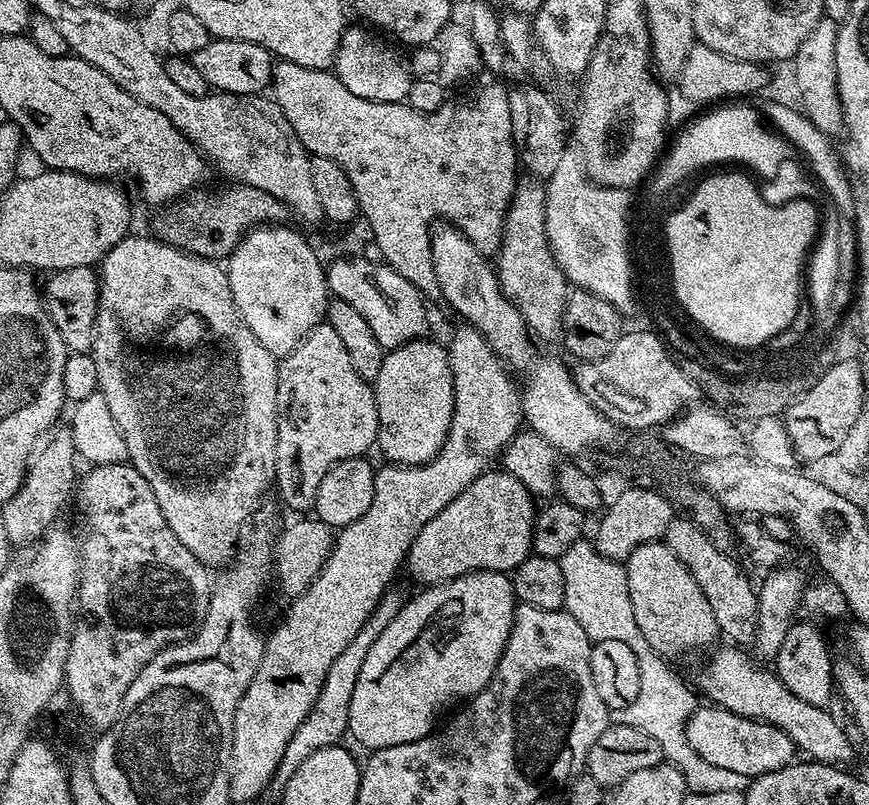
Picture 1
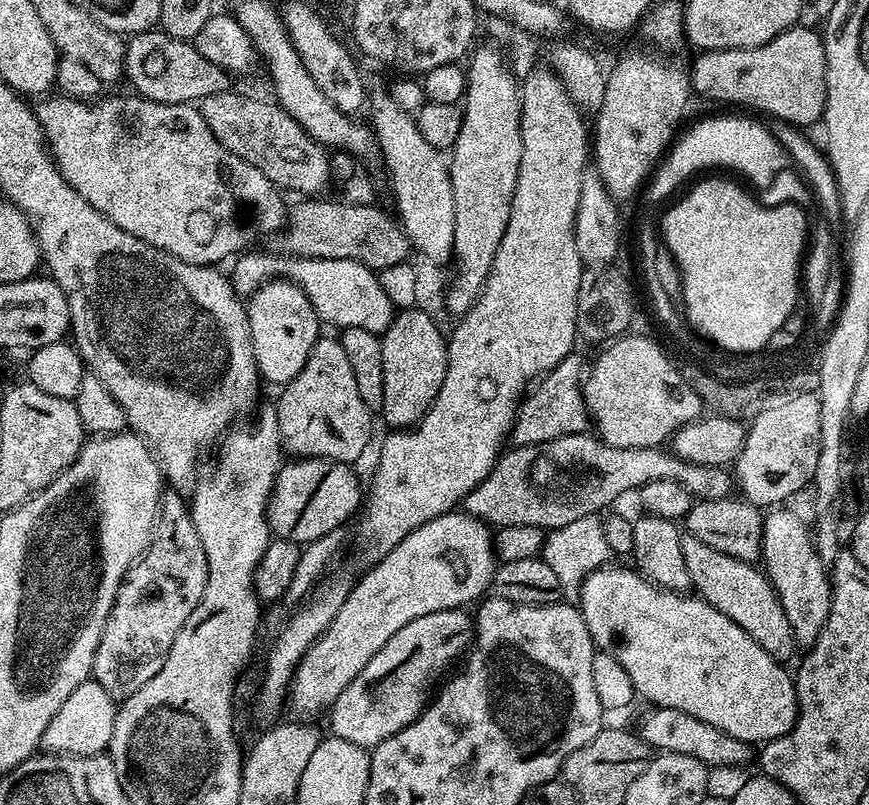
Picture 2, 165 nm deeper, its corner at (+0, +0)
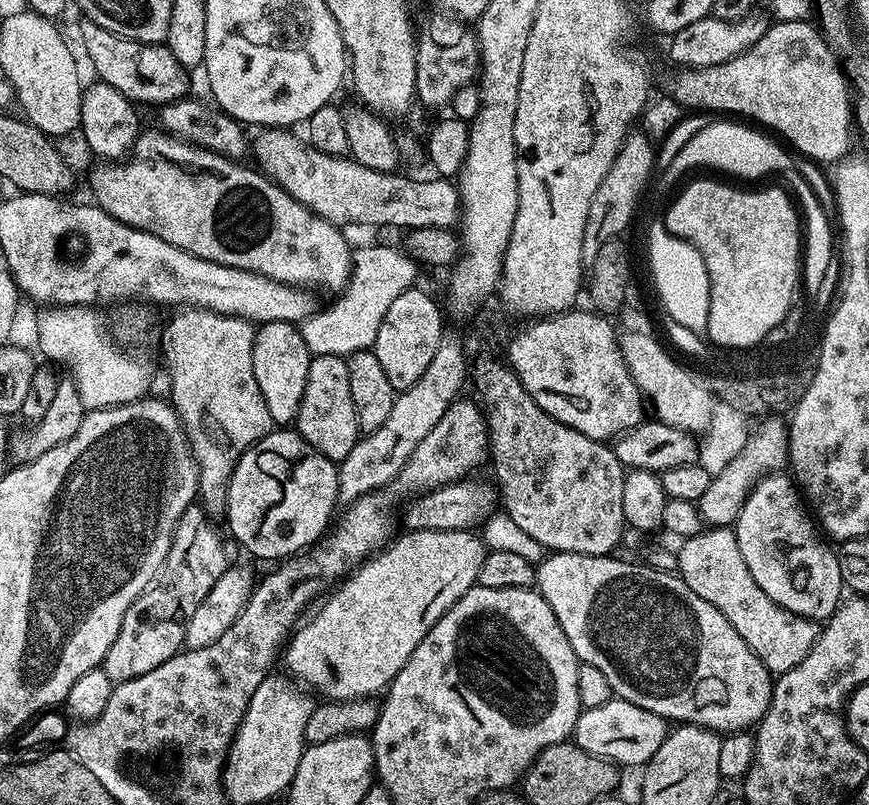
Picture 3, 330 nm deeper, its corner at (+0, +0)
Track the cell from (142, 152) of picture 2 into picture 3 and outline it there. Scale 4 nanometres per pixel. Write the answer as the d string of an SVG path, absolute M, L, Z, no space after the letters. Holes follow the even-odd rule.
M145 131L137 139L134 145L134 151L131 153L132 160L125 159L123 162L100 162L92 172L92 196L99 207L109 212L118 222L130 225L131 228L137 228L140 232L149 232L162 242L170 242L170 246L186 250L203 260L209 260L212 264L221 264L230 266L238 270L247 272L257 272L260 276L266 276L271 280L277 280L282 284L293 286L308 286L304 284L326 284L330 288L343 290L347 286L349 272L352 269L352 255L350 247L344 241L344 236L337 225L332 224L329 220L322 219L321 216L315 216L306 206L302 206L293 196L288 195L283 188L273 184L263 172L255 167L243 168L240 164L231 164L227 155L213 151L210 147L197 146L184 138L173 138L171 135L159 136L156 132Z

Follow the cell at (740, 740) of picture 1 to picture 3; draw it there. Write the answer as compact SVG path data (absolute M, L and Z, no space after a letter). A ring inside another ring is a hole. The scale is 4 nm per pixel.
M613 698L602 706L581 711L576 723L574 743L579 748L585 748L590 754L611 760L617 766L625 766L624 764L643 766L656 753L658 746L662 746L669 731L669 721L658 714L642 710L642 706L634 706L634 702Z

